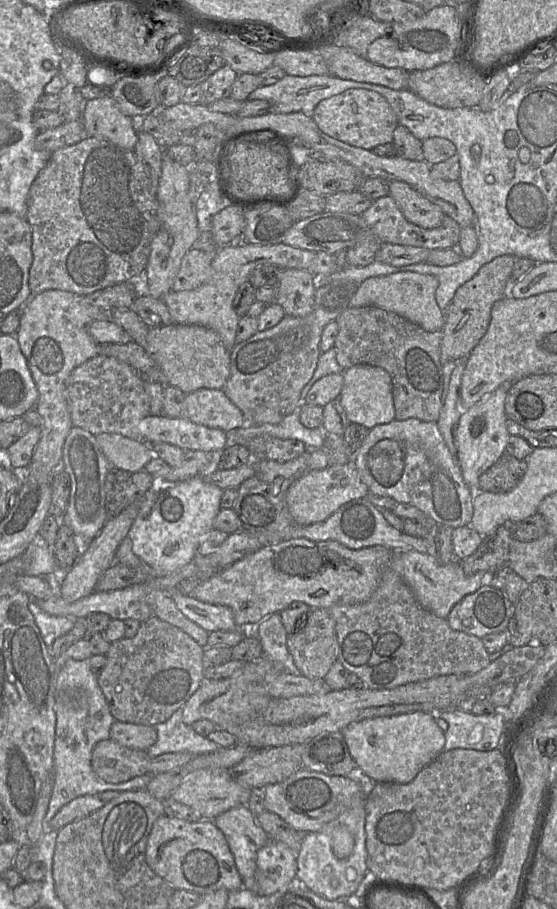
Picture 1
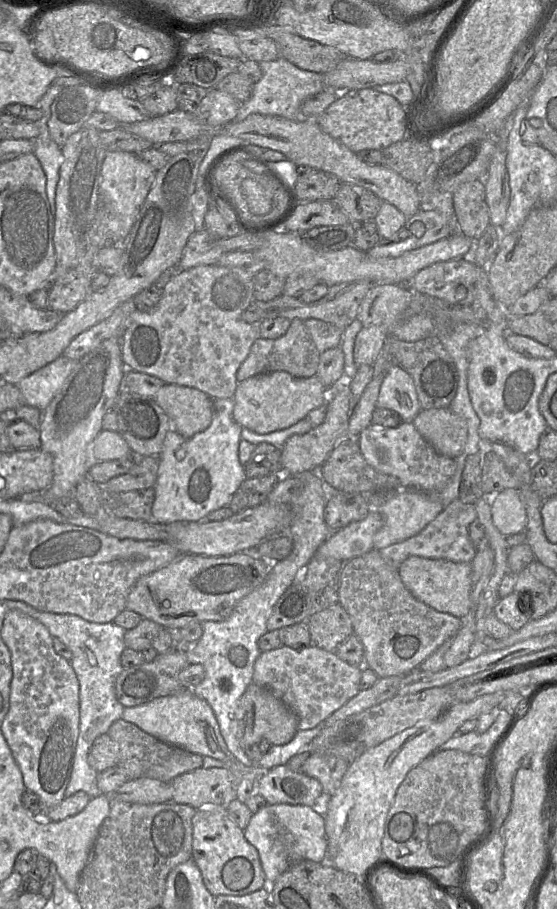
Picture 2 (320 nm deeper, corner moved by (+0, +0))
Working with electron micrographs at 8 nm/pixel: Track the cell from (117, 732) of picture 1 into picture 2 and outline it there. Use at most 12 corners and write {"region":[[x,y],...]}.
{"region":[[123,718],[107,733],[129,779],[171,782],[203,765]]}

